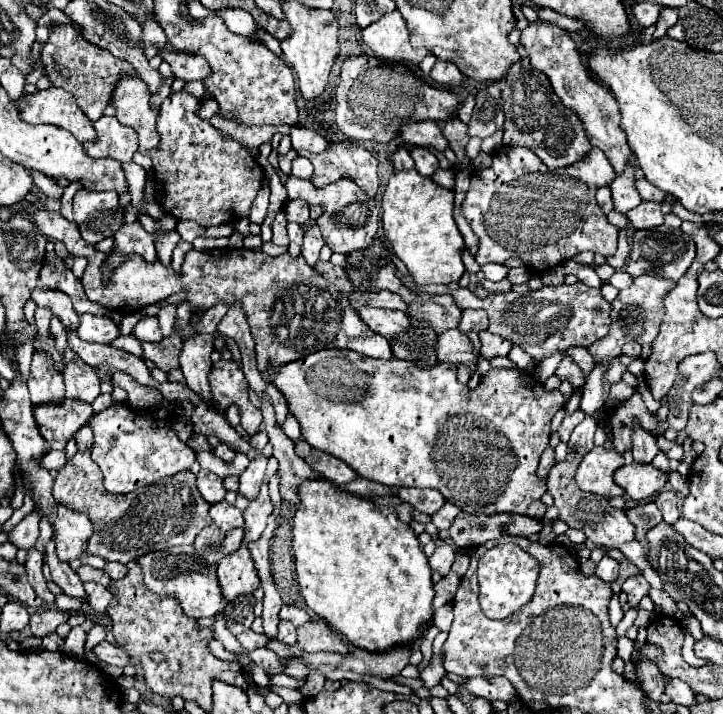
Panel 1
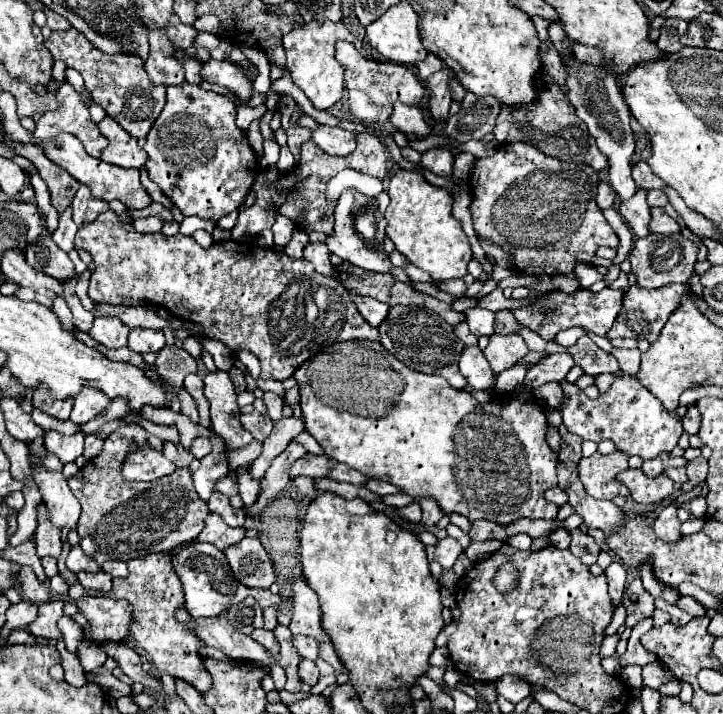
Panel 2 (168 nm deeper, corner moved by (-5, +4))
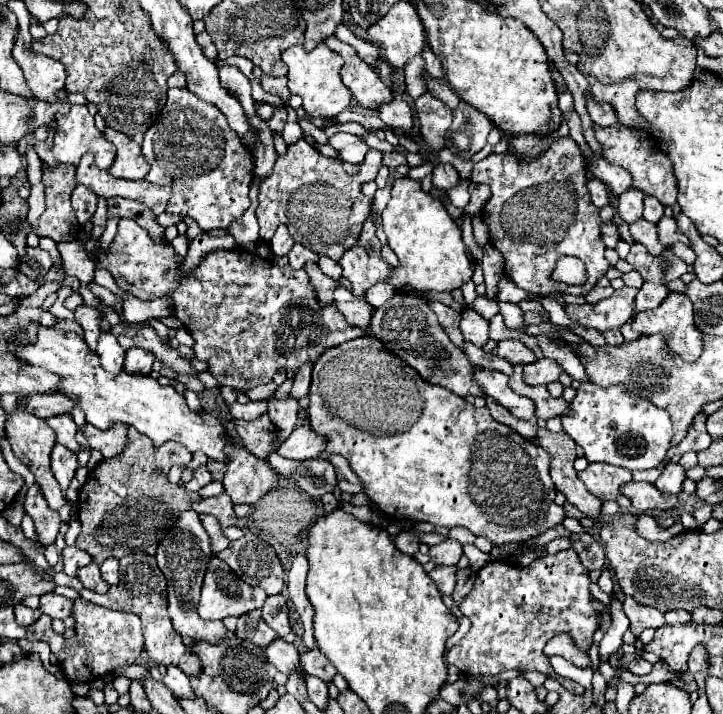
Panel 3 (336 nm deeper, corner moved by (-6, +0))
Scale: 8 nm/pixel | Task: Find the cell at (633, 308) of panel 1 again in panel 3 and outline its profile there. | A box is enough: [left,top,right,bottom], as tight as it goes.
[634,294,702,362]

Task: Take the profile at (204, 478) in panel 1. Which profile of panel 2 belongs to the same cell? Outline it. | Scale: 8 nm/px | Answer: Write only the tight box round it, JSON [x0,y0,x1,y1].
[193,450,229,500]

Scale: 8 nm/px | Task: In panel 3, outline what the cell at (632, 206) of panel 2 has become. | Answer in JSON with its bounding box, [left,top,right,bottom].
[630,218,666,256]

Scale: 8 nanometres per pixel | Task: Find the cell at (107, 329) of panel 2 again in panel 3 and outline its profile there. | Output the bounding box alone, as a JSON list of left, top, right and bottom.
[96,332,126,374]

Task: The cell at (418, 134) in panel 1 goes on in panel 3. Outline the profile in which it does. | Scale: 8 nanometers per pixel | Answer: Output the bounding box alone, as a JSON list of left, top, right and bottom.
[378,96,412,132]

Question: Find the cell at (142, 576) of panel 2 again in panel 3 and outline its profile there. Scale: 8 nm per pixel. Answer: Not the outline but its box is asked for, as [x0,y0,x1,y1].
[82,554,200,674]

